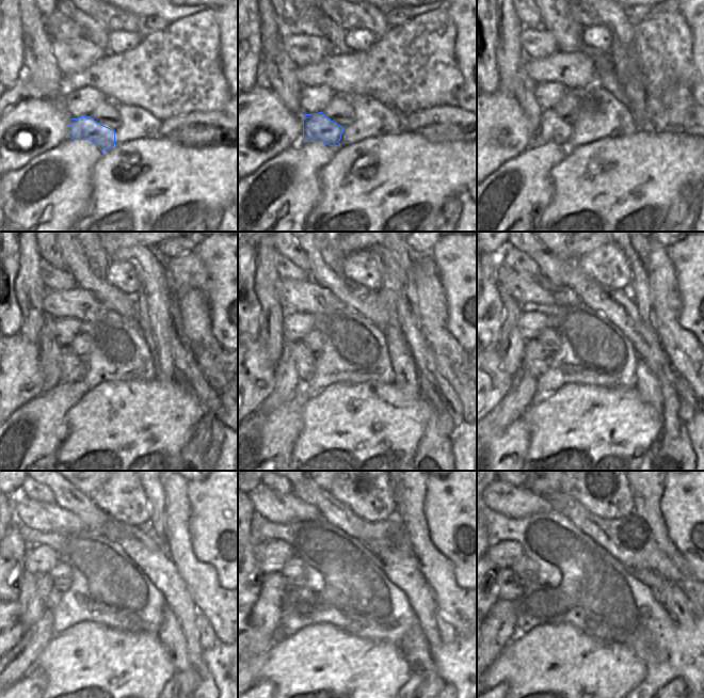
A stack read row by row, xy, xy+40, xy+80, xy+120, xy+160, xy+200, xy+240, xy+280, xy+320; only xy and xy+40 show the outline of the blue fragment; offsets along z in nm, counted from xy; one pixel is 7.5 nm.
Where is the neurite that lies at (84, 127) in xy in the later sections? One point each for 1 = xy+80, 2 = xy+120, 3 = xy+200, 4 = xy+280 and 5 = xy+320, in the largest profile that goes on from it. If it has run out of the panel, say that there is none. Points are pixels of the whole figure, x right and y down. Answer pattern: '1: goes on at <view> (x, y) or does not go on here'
1: goes on at xy+80 (553, 128)
2: goes on at xy+120 (74, 368)
3: goes on at xy+200 (537, 359)
4: goes on at xy+280 (275, 582)
5: goes on at xy+320 (509, 586)

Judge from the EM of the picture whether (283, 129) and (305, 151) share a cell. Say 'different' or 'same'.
different

